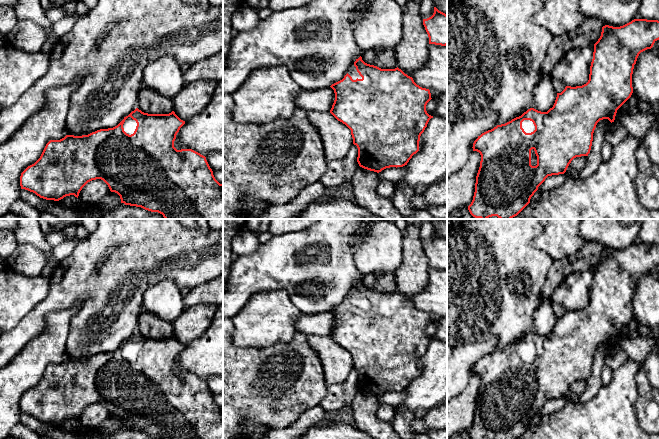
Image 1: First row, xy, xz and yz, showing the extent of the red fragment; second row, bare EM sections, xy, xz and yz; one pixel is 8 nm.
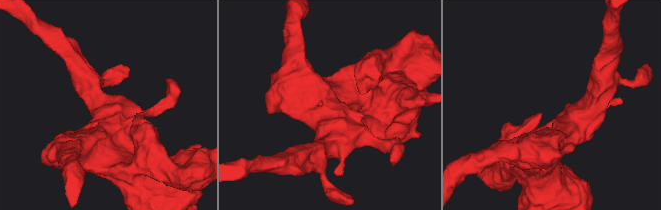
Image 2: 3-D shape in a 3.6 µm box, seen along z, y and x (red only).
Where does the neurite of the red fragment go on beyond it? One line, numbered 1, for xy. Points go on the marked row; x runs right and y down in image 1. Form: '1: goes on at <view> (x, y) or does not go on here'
1: goes on at xy (129, 125)

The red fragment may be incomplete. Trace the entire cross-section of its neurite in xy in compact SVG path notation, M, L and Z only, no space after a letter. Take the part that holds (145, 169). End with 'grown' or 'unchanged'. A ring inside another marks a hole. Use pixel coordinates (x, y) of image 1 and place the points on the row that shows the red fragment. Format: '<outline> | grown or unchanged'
M136 108L113 128L50 140L40 158L21 173L21 189L46 200L59 201L70 195L78 198L88 182L101 179L111 192L120 196L121 203L158 212L165 219L223 219L223 184L215 179L206 157L192 149L177 150L174 147L176 135L184 124L185 121L174 111L169 114L148 114Z | grown

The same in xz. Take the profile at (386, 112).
M361 56L344 78L330 87L335 93L330 113L351 130L353 144L358 148L357 162L360 167L377 173L390 167L403 167L419 151L420 136L433 118L426 111L426 105L432 99L429 89L417 85L412 77L398 67L381 69L365 63Z | grown

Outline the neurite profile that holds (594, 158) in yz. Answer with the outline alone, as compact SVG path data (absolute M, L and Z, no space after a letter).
M608 119L600 120L593 133L593 141L590 153L587 156L585 167L579 172L571 174L559 174L548 176L545 181L538 187L542 193L562 185L568 178L584 179L593 174L603 161L601 156L601 146L604 142L604 134L611 122Z

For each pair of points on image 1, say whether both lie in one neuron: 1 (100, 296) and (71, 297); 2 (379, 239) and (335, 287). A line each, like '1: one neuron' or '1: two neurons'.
1: one neuron
2: two neurons

